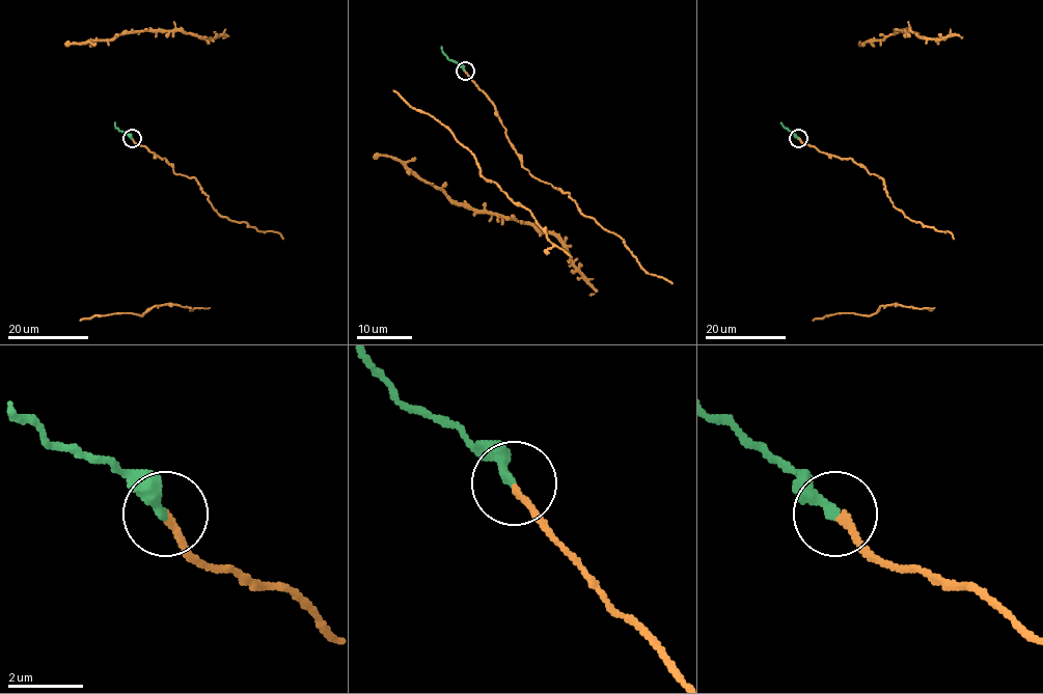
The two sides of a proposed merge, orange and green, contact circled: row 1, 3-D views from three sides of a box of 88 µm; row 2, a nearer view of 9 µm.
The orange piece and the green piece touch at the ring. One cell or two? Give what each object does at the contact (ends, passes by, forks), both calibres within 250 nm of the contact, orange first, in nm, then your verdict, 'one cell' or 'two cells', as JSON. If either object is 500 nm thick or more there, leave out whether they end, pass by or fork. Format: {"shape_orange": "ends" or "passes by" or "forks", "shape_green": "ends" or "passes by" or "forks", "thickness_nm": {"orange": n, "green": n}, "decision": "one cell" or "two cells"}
{"shape_orange": "ends", "shape_green": "ends", "thickness_nm": {"orange": 180, "green": 260}, "decision": "one cell"}

